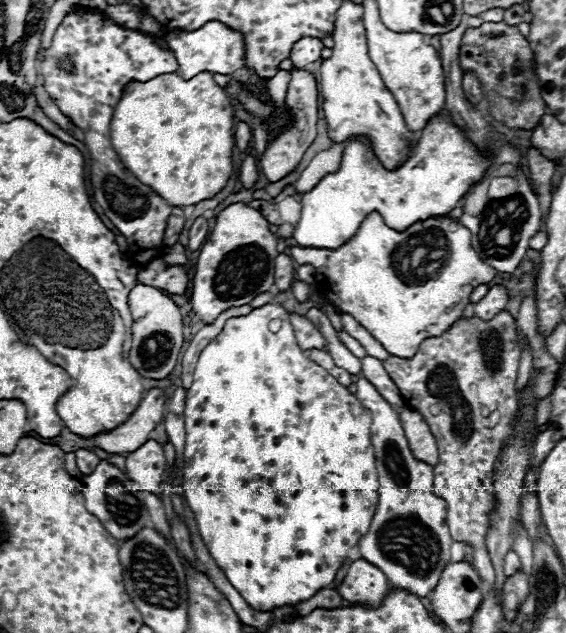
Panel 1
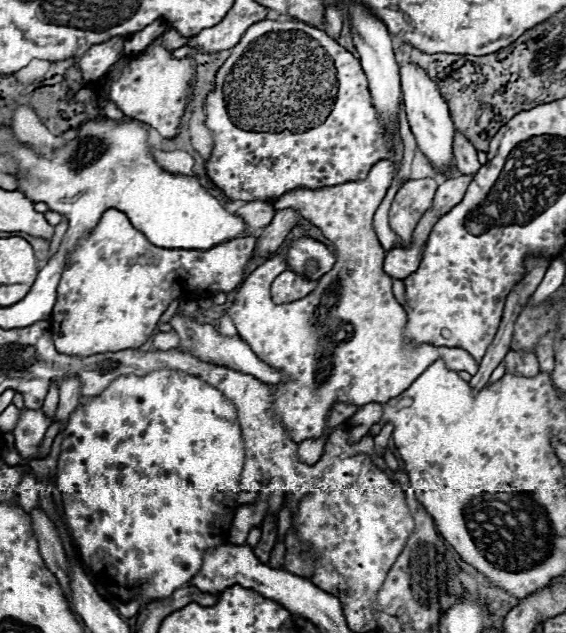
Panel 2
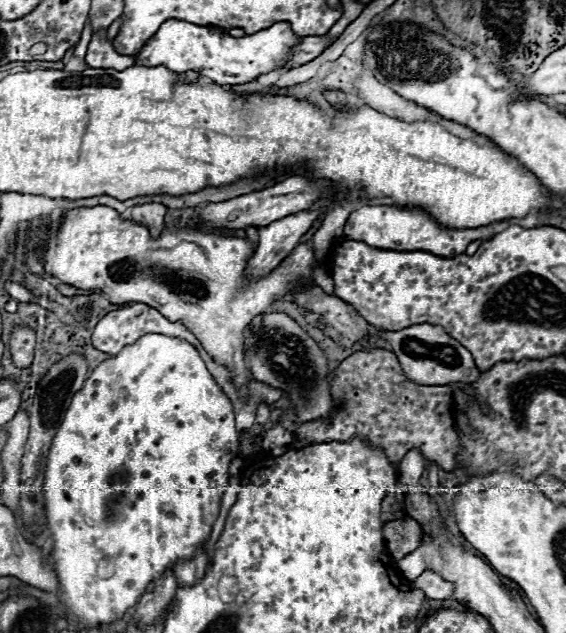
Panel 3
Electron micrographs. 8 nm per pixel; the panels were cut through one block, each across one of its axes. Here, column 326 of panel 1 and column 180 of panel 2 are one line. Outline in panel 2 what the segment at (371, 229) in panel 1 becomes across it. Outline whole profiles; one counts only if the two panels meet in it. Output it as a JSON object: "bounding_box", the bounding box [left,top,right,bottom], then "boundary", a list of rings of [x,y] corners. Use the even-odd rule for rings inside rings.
{"bounding_box":[50,210,256,358],"boundary":[[[106,210],[100,222],[94,226],[86,238],[78,238],[74,250],[66,256],[66,266],[58,284],[58,300],[50,318],[50,324],[58,328],[54,336],[56,350],[62,354],[86,358],[90,354],[106,354],[106,350],[138,350],[156,330],[160,316],[174,300],[194,300],[200,294],[190,292],[204,292],[206,296],[224,292],[234,292],[248,268],[248,262],[254,254],[256,238],[236,238],[210,250],[166,250],[150,244],[142,232],[130,226],[130,220],[120,210]]]}

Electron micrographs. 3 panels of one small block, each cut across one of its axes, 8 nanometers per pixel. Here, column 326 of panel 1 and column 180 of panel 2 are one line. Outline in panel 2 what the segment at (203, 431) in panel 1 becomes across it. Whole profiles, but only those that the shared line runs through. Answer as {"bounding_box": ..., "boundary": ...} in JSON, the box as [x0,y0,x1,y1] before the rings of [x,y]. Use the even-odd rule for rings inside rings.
{"bounding_box":[56,370,244,602],"boundary":[[[158,370],[146,374],[144,378],[122,376],[116,378],[104,392],[94,396],[90,402],[78,406],[72,412],[68,428],[62,432],[62,436],[64,440],[56,466],[56,484],[62,492],[66,524],[90,574],[96,578],[106,578],[108,590],[120,600],[130,602],[140,598],[168,598],[174,590],[186,586],[200,572],[206,548],[216,548],[218,544],[226,542],[234,512],[238,508],[236,494],[240,488],[240,474],[244,468],[244,442],[240,436],[240,424],[236,420],[236,408],[224,398],[220,390],[204,384],[200,378],[190,376],[186,372]]]}

